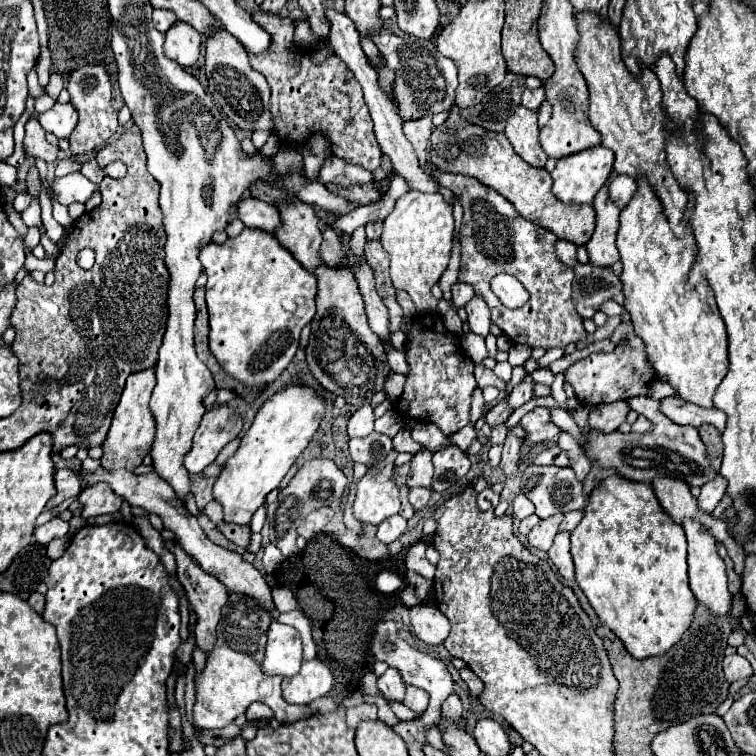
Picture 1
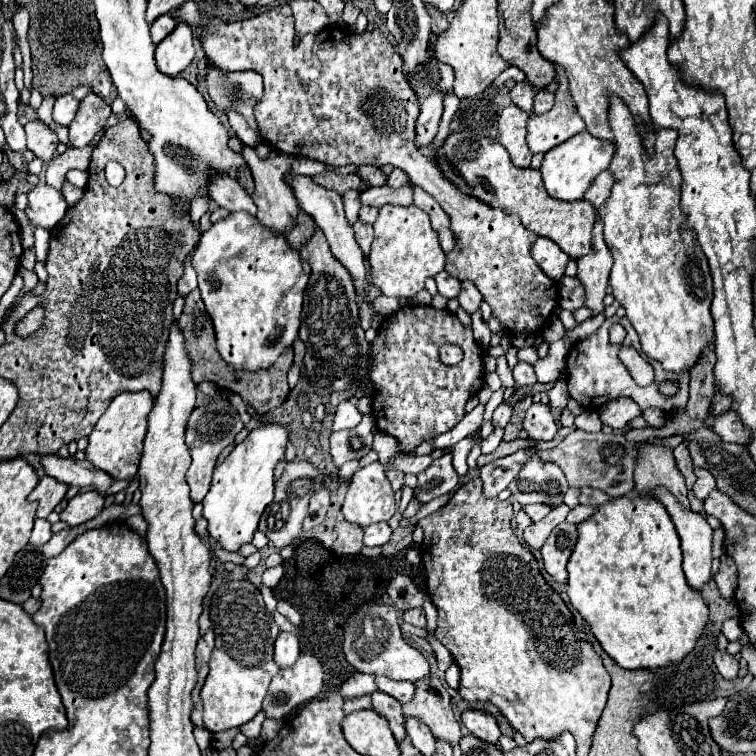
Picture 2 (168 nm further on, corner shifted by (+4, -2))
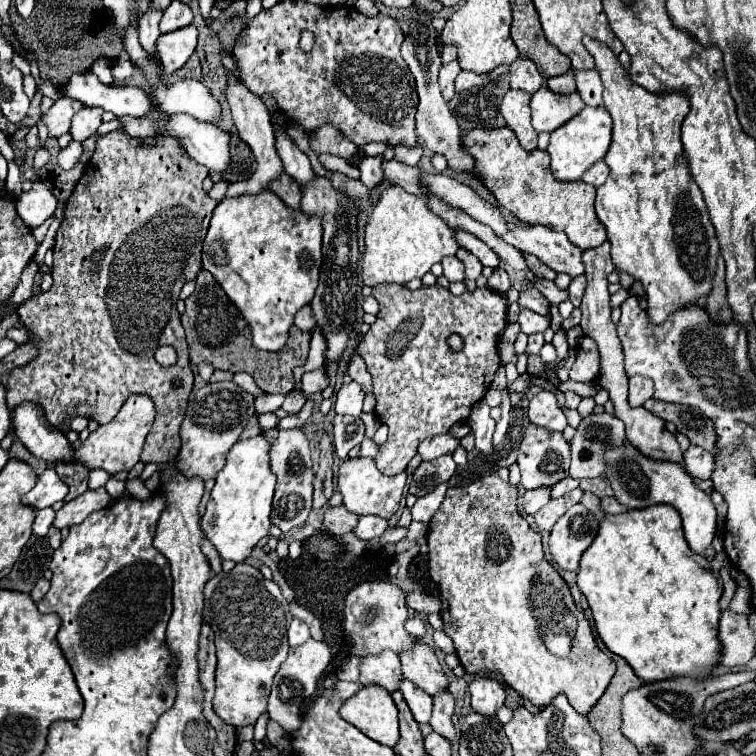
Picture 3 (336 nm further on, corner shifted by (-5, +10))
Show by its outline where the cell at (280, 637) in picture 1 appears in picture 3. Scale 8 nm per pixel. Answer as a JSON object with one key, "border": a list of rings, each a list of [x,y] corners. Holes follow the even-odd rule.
{"border":[[[293,618],[287,636],[289,636],[289,646],[291,646],[291,648],[297,648],[297,646],[305,644],[305,642],[311,638],[311,636],[309,636],[309,626],[307,626],[305,622]]]}

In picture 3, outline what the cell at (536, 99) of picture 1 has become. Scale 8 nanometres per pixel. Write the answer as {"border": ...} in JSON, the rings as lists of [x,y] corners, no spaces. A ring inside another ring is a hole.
{"border":[[[517,58],[511,64],[511,88],[523,90],[523,92],[537,92],[543,86],[545,78],[539,74],[537,66],[529,58]]]}

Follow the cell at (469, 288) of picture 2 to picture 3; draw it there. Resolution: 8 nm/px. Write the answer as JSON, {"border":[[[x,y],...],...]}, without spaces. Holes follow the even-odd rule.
{"border":[[[459,248],[459,252],[457,252],[455,256],[465,264],[465,274],[467,274],[467,278],[473,280],[473,282],[477,282],[477,278],[481,276],[481,270],[483,270],[483,264],[479,262],[479,258],[473,256],[469,250],[463,250],[463,248]]]}

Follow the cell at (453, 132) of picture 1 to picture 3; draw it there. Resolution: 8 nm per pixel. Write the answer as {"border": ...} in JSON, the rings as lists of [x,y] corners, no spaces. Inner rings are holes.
{"border":[[[475,128],[463,136],[463,148],[475,158],[475,172],[483,186],[495,196],[497,204],[527,224],[543,224],[565,232],[581,250],[597,248],[607,240],[605,226],[595,214],[595,188],[581,180],[559,182],[549,170],[549,154],[541,150],[525,152],[517,136],[507,128]]]}

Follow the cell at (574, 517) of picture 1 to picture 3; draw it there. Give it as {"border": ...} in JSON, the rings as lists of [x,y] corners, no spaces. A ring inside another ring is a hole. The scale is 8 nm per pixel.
{"border":[[[609,496],[609,498],[605,498],[605,500],[601,500],[601,510],[605,512],[605,514],[623,514],[623,512],[627,512],[627,508],[623,506],[623,504],[619,504],[613,496]]]}

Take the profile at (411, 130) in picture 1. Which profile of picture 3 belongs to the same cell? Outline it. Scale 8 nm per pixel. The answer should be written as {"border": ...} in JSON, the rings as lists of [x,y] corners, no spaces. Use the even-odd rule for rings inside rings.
{"border":[[[457,60],[445,64],[445,66],[441,68],[441,72],[439,72],[441,92],[443,92],[443,98],[445,98],[447,102],[449,102],[449,100],[453,98],[453,94],[455,94],[455,90],[453,90],[453,82],[455,82],[455,78],[457,78],[459,72],[461,72],[461,68],[459,68],[459,62],[457,62]]]}

